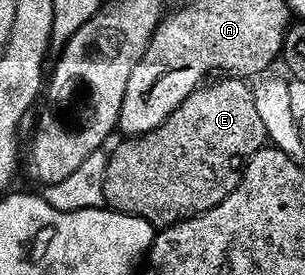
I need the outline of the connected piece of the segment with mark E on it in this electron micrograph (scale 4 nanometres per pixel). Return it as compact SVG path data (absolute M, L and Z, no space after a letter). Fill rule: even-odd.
M223 76L220 82L204 84L193 91L160 126L138 136L122 139L120 147L108 154L105 168L104 203L122 214L141 216L156 228L171 228L221 204L243 179L247 162L268 141L265 124L253 104L253 92L242 77Z

